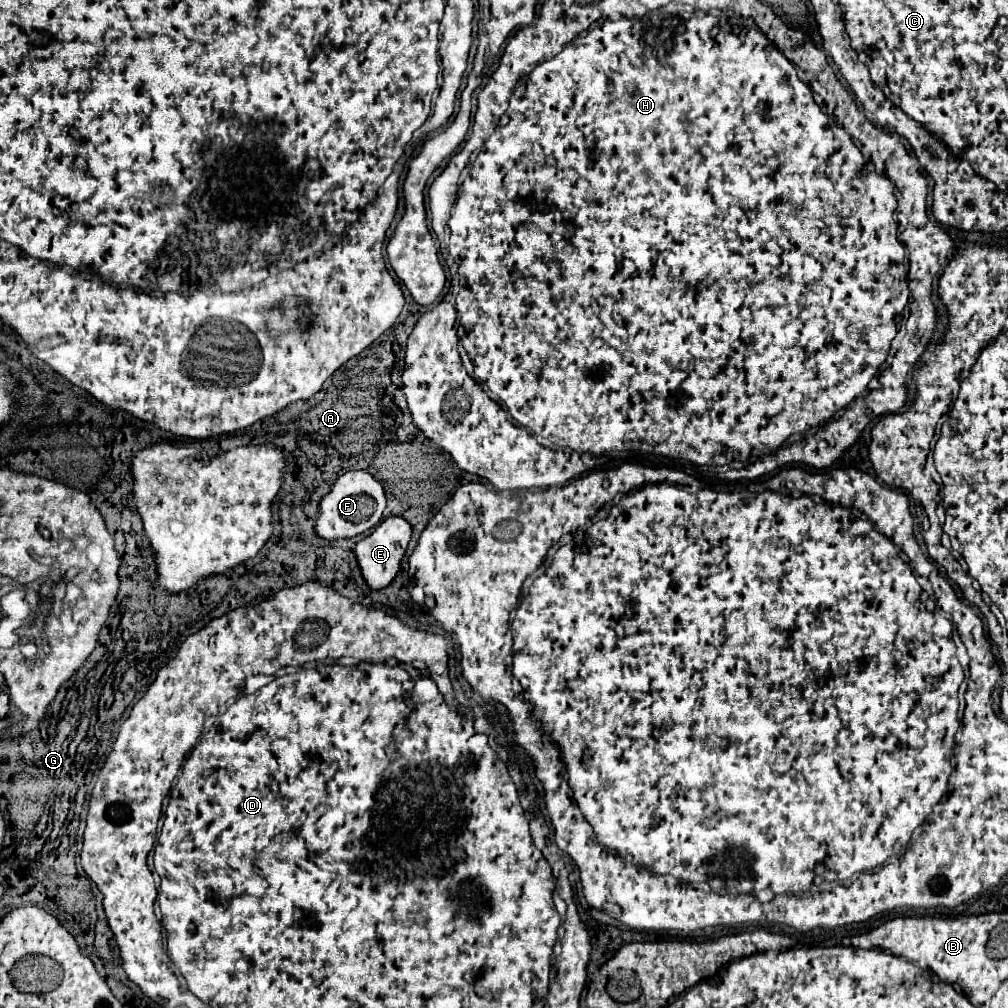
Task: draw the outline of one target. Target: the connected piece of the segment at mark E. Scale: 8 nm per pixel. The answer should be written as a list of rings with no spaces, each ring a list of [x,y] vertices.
[[[388,517],[368,537],[364,537],[356,545],[358,565],[362,569],[362,575],[364,575],[366,583],[370,585],[370,589],[384,589],[386,585],[392,583],[392,579],[396,577],[396,573],[400,571],[402,557],[406,553],[406,547],[410,543],[410,539],[412,539],[412,525],[406,519]]]

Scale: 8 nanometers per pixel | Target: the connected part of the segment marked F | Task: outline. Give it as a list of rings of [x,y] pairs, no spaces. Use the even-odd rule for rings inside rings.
[[[348,471],[344,473],[332,487],[332,491],[320,501],[320,517],[314,525],[316,533],[322,539],[350,539],[374,529],[384,513],[386,495],[384,487],[378,479],[374,479],[368,471]]]

